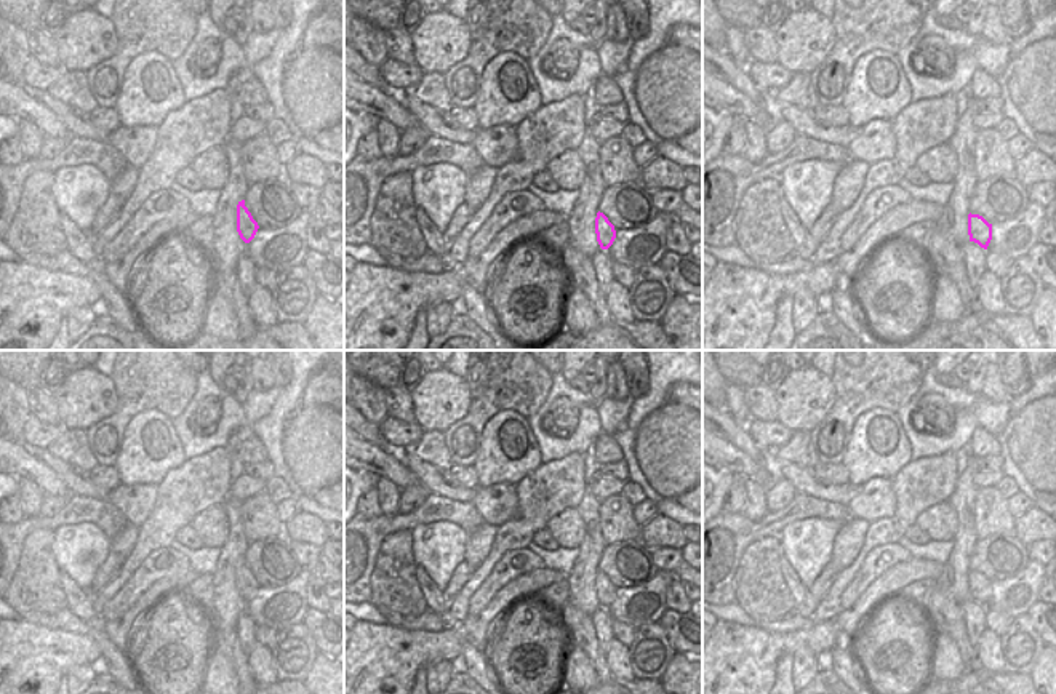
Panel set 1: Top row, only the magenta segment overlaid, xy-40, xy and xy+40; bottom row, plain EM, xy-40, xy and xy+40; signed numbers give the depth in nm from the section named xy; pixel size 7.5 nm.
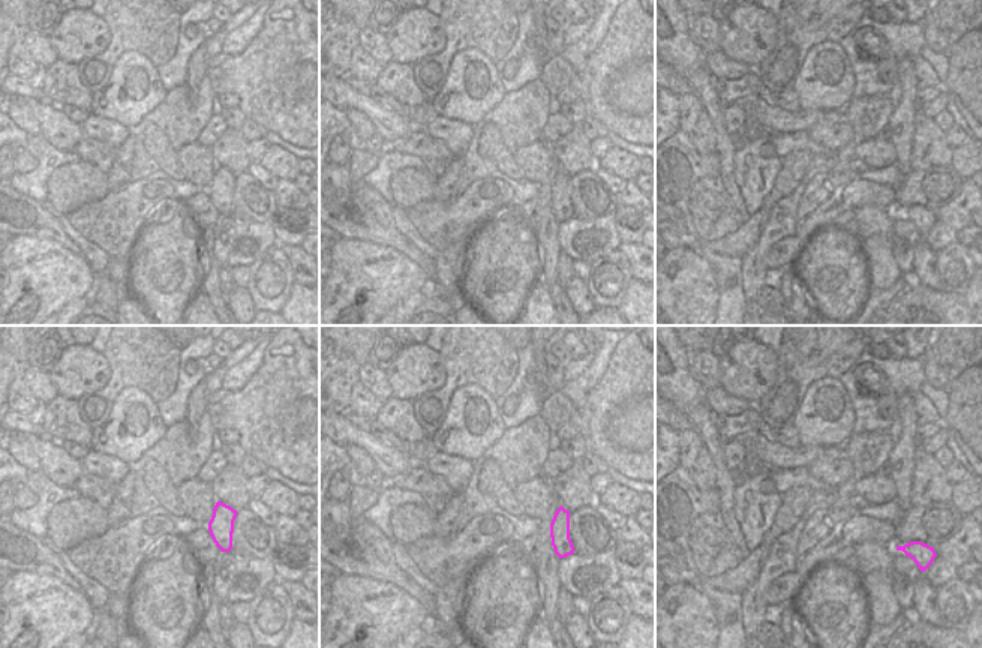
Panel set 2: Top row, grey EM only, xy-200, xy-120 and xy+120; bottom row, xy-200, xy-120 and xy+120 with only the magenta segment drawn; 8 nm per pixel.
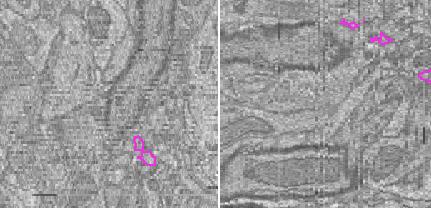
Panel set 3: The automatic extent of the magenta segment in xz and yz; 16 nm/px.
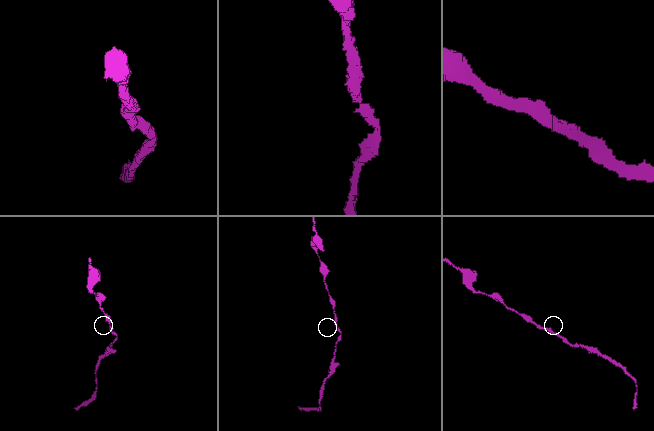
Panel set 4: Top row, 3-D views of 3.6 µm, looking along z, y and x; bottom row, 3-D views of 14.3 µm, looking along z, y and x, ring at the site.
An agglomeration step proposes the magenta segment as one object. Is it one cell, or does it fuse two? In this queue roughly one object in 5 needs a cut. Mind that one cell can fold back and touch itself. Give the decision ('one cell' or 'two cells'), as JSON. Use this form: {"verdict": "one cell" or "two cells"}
{"verdict": "one cell"}

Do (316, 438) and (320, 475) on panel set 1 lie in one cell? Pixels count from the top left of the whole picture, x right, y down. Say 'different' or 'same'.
same

